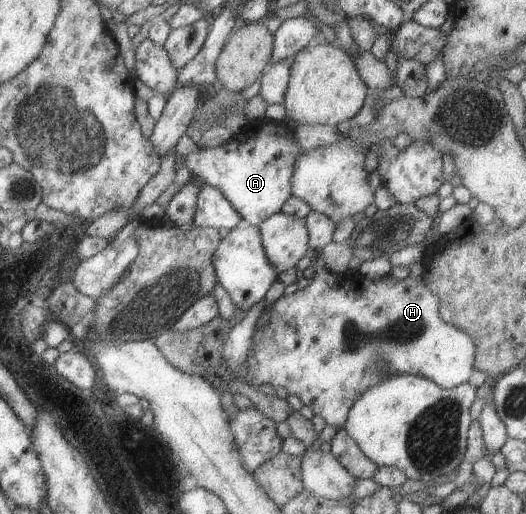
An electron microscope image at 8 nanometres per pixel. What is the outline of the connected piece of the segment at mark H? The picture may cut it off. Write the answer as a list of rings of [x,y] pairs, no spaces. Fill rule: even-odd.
[[[318,262],[315,265],[314,277],[312,280],[302,283],[301,286],[292,294],[288,296],[278,297],[271,305],[269,309],[269,320],[265,326],[254,326],[253,329],[253,346],[247,354],[247,358],[239,364],[239,366],[231,367],[228,369],[226,379],[235,378],[240,380],[242,384],[251,385],[257,387],[259,384],[271,384],[274,389],[278,386],[285,388],[288,394],[295,395],[303,405],[307,408],[311,408],[313,414],[317,414],[323,418],[325,424],[330,425],[333,428],[341,429],[345,426],[345,420],[351,406],[355,404],[356,399],[360,394],[363,394],[366,390],[369,390],[371,386],[375,386],[378,382],[381,382],[384,378],[389,378],[394,374],[410,374],[428,378],[444,389],[450,389],[463,382],[469,380],[473,370],[473,358],[475,356],[475,350],[473,341],[470,336],[467,336],[462,329],[456,329],[455,327],[445,323],[438,312],[439,310],[439,298],[425,286],[422,276],[409,276],[407,275],[402,280],[397,280],[391,275],[383,276],[379,280],[369,280],[365,278],[363,274],[357,272],[335,274],[324,266],[323,263]]]

